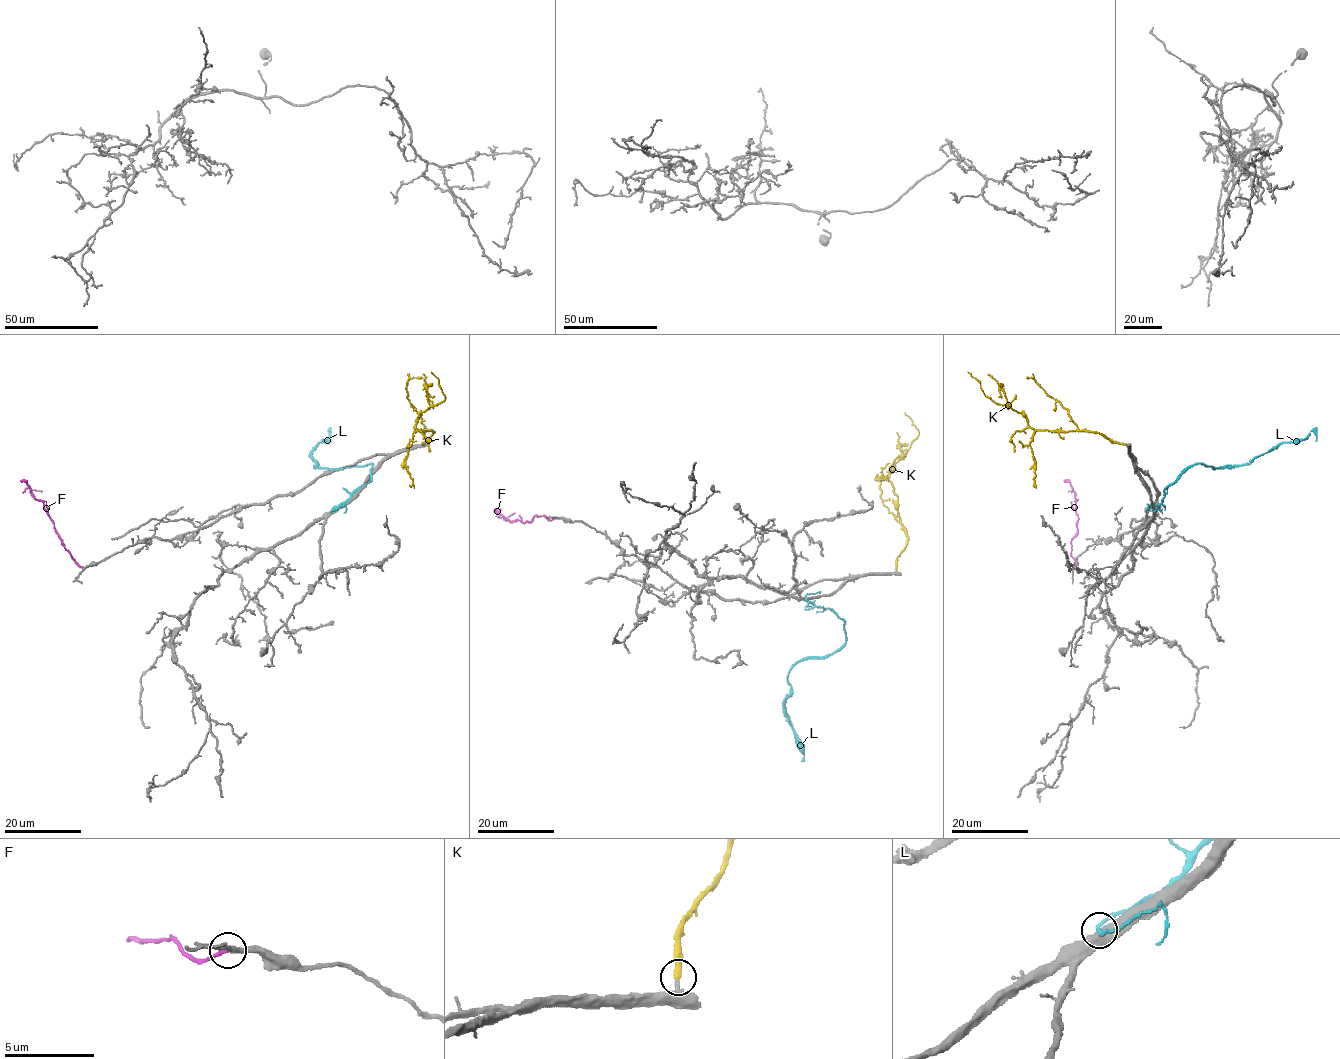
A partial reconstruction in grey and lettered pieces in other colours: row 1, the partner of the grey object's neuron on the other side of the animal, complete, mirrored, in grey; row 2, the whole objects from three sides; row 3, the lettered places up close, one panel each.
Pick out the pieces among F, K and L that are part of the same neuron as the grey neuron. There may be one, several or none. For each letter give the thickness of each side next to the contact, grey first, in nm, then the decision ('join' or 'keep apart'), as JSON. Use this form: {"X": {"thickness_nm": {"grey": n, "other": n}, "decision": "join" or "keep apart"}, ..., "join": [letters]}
{"F": {"thickness_nm": {"grey": 280, "other": 220}, "decision": "join"}, "K": {"thickness_nm": {"grey": 320, "other": 360}, "decision": "join"}, "L": {"thickness_nm": {"grey": 550, "other": 240}, "decision": "keep apart"}, "join": ["F", "K"]}

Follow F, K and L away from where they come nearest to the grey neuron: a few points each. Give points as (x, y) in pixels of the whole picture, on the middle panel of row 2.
F: (556, 518), (548, 519), (544, 516), (535, 516), (530, 521), (512, 521), (494, 509)
K: (896, 568), (897, 556), (907, 539), (898, 512), (897, 495), (888, 477), (889, 471), (919, 432), (905, 412)
L: (805, 599), (844, 621), (845, 640), (831, 654), (800, 659), (788, 675), (791, 694), (785, 715), (804, 760)

